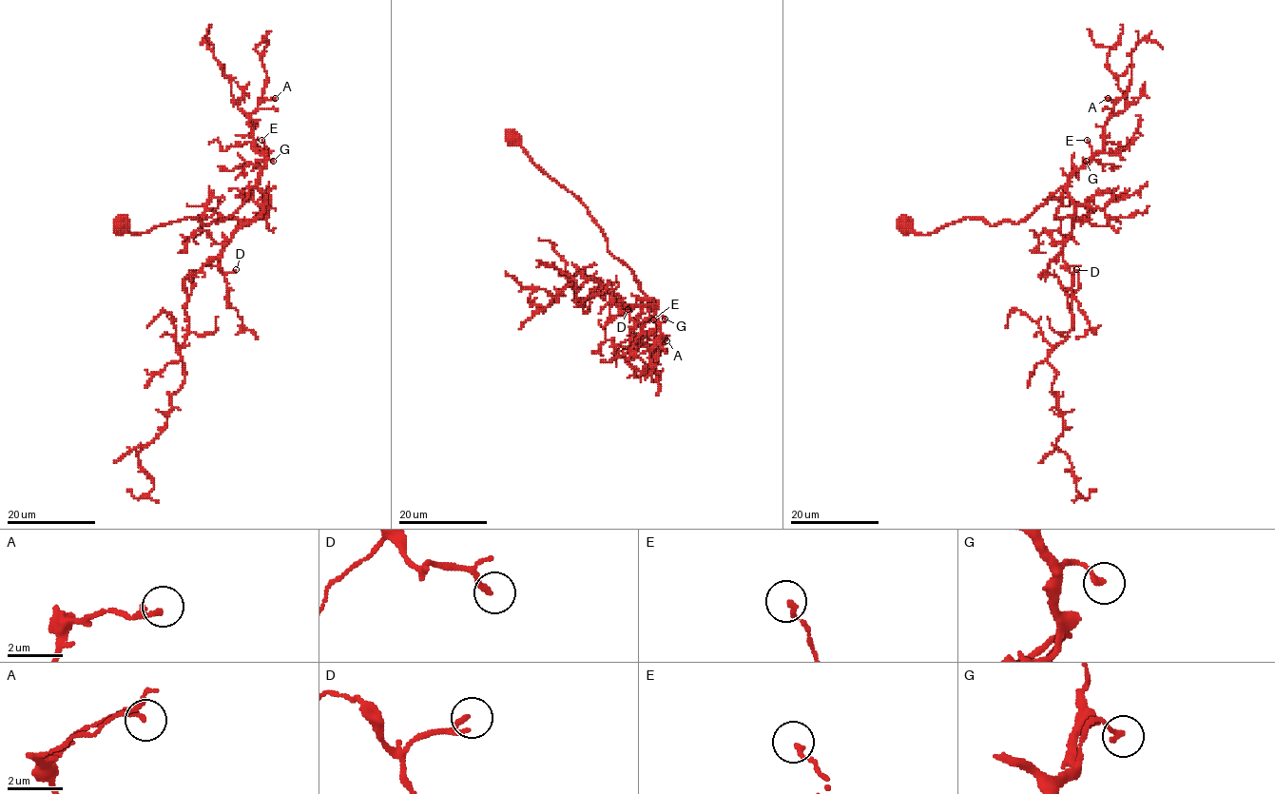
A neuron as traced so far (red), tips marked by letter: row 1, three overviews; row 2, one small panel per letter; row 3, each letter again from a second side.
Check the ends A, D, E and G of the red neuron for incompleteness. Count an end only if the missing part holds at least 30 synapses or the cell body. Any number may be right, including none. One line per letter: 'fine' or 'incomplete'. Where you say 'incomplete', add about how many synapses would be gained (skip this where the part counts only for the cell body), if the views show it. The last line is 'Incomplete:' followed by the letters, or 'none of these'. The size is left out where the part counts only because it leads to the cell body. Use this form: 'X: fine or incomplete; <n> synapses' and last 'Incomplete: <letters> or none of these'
A: fine
D: fine
E: fine
G: fine
Incomplete: none of these

